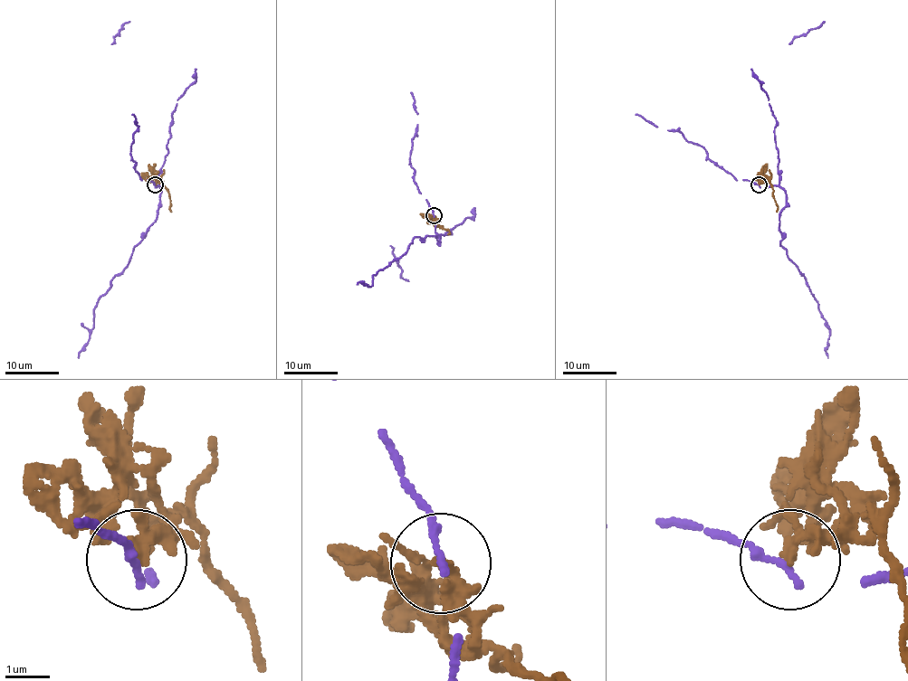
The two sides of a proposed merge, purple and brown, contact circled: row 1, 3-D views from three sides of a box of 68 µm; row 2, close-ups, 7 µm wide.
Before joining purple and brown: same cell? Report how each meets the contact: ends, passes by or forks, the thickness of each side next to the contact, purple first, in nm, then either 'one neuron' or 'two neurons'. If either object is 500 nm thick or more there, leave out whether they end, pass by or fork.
purple ends there; brown ends there; 180 nm thick on the purple side, 240 nm on the other; two neurons

